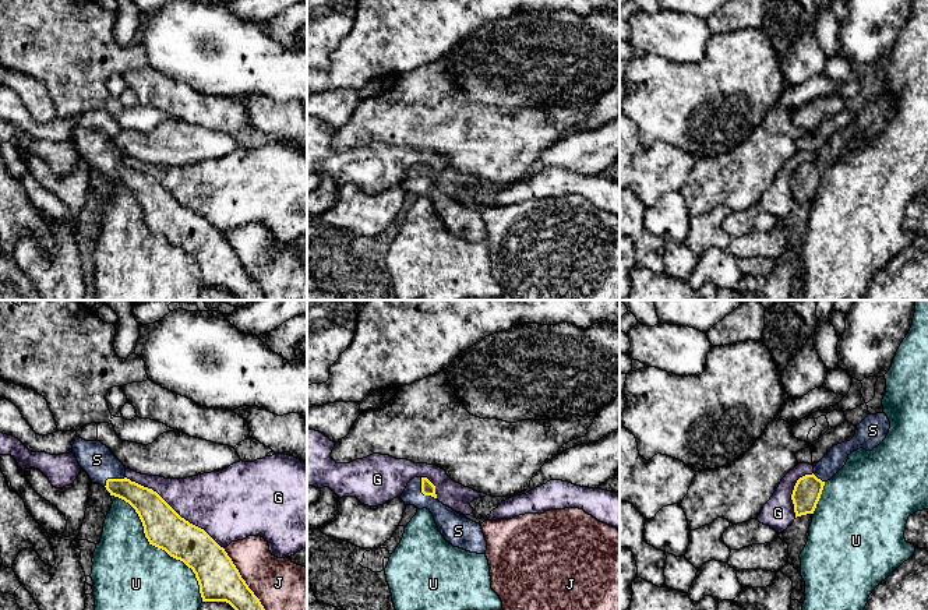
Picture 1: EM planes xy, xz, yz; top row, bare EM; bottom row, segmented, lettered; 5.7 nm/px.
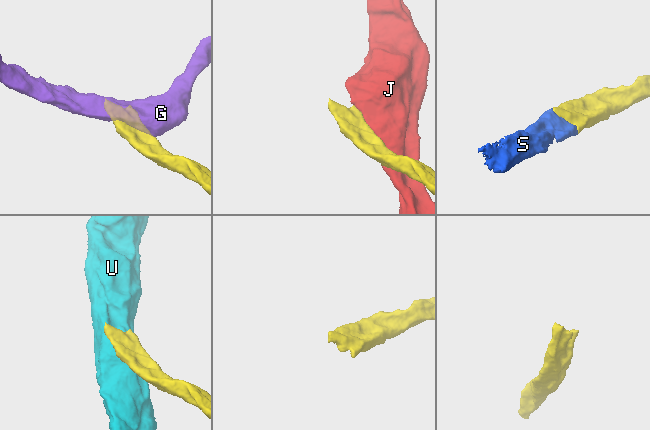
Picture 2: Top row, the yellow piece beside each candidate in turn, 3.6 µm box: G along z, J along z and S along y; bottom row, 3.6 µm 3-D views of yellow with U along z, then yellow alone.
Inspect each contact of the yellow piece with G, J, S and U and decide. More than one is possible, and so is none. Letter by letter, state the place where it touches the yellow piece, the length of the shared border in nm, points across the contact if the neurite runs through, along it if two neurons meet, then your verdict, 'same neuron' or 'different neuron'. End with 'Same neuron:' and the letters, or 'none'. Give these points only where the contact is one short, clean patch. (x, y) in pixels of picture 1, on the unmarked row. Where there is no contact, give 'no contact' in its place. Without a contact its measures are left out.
G: xy (173, 197) | 700 nm | different neuron
J: xy (243, 267) | 460 nm | different neuron
S: xz (422, 179) | 160 nm | same neuron
U: xy (159, 235) | 800 nm | different neuron
Same neuron: S

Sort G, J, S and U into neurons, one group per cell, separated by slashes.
G / J / S / U

